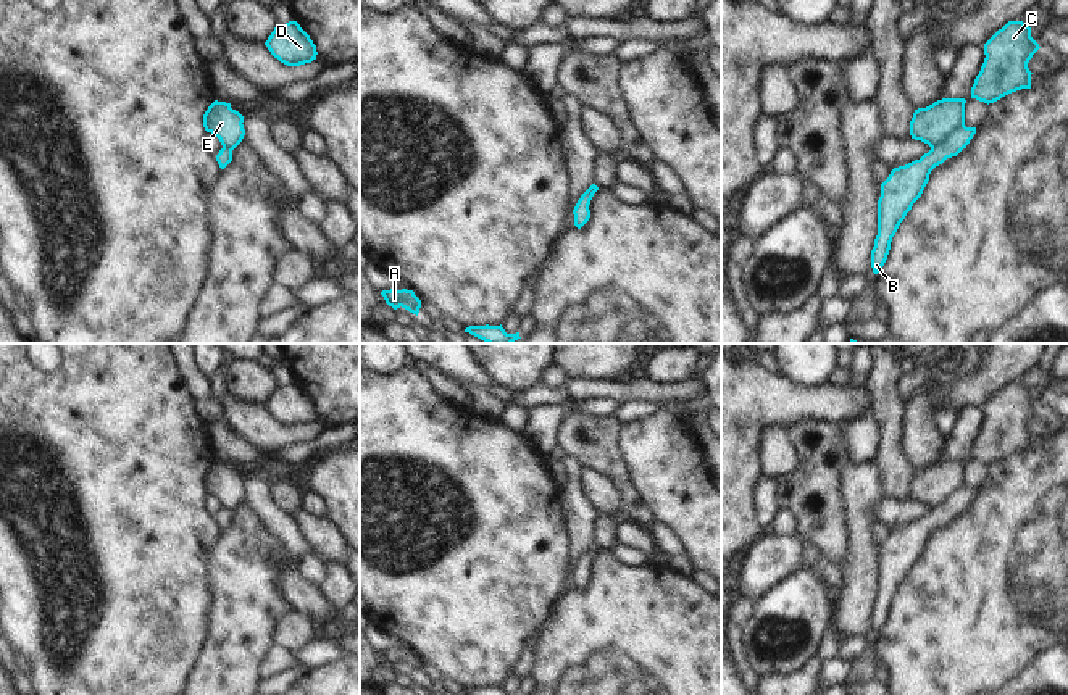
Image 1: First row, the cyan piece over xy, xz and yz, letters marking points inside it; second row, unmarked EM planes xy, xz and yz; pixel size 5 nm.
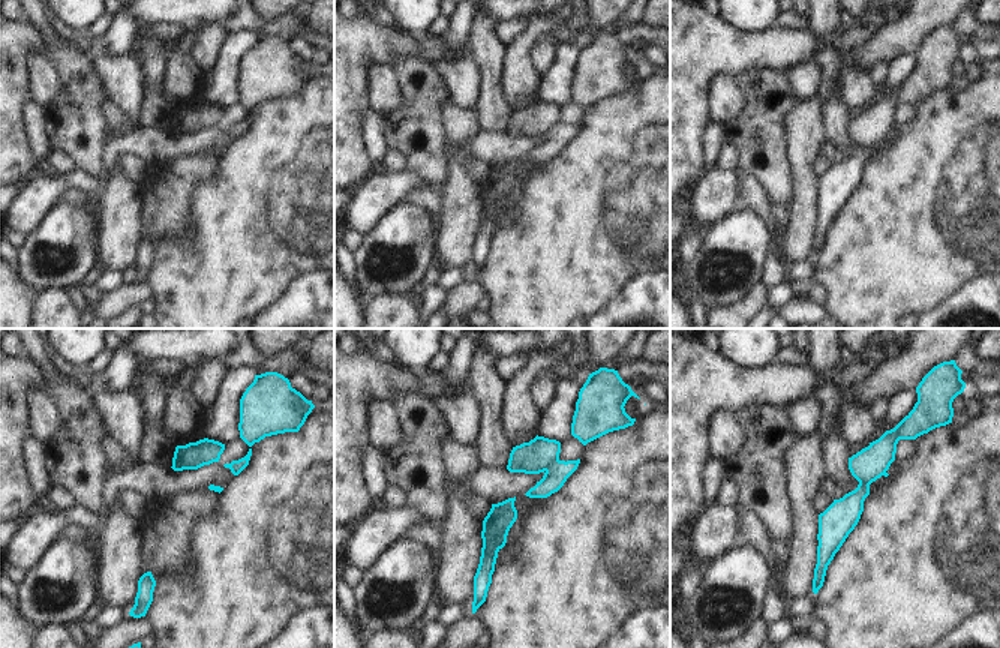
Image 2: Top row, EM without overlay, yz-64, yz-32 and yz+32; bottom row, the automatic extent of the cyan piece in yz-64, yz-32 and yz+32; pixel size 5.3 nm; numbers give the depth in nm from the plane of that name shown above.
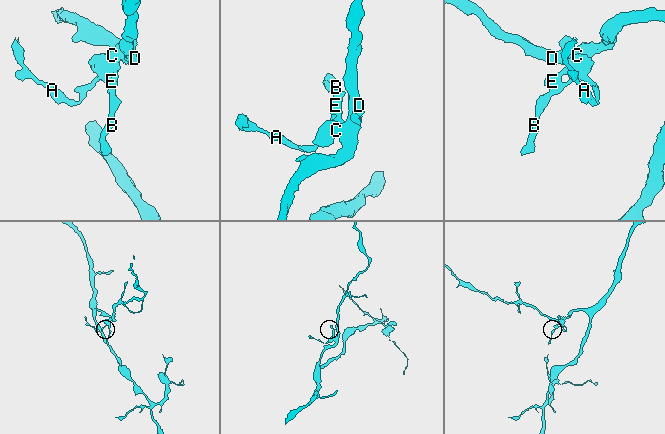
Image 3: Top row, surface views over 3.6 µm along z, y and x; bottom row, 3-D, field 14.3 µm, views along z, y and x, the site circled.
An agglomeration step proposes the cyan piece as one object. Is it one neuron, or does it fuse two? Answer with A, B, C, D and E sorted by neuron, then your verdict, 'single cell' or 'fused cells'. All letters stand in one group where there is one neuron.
A B / C D E | fused cells

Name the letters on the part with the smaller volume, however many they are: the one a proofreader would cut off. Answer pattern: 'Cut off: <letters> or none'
Cut off: A, B

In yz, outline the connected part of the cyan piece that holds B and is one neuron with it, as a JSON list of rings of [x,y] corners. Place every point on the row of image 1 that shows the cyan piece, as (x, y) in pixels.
[[[963,124],[945,144],[929,150],[920,160],[894,168],[889,177],[881,184],[878,235],[871,250],[871,268],[874,274],[882,269],[892,237],[913,203],[921,197],[931,171],[966,148],[974,134],[976,127],[966,127]]]

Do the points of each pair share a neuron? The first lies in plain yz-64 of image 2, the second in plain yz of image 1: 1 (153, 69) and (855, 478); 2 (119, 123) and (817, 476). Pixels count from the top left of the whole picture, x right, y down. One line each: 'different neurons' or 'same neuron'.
1: different neurons
2: different neurons

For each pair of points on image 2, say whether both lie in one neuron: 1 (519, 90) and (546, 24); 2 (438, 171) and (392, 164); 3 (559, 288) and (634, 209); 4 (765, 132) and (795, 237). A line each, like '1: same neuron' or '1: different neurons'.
1: same neuron
2: different neurons
3: same neuron
4: different neurons

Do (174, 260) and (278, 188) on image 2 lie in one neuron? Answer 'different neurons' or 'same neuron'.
same neuron

